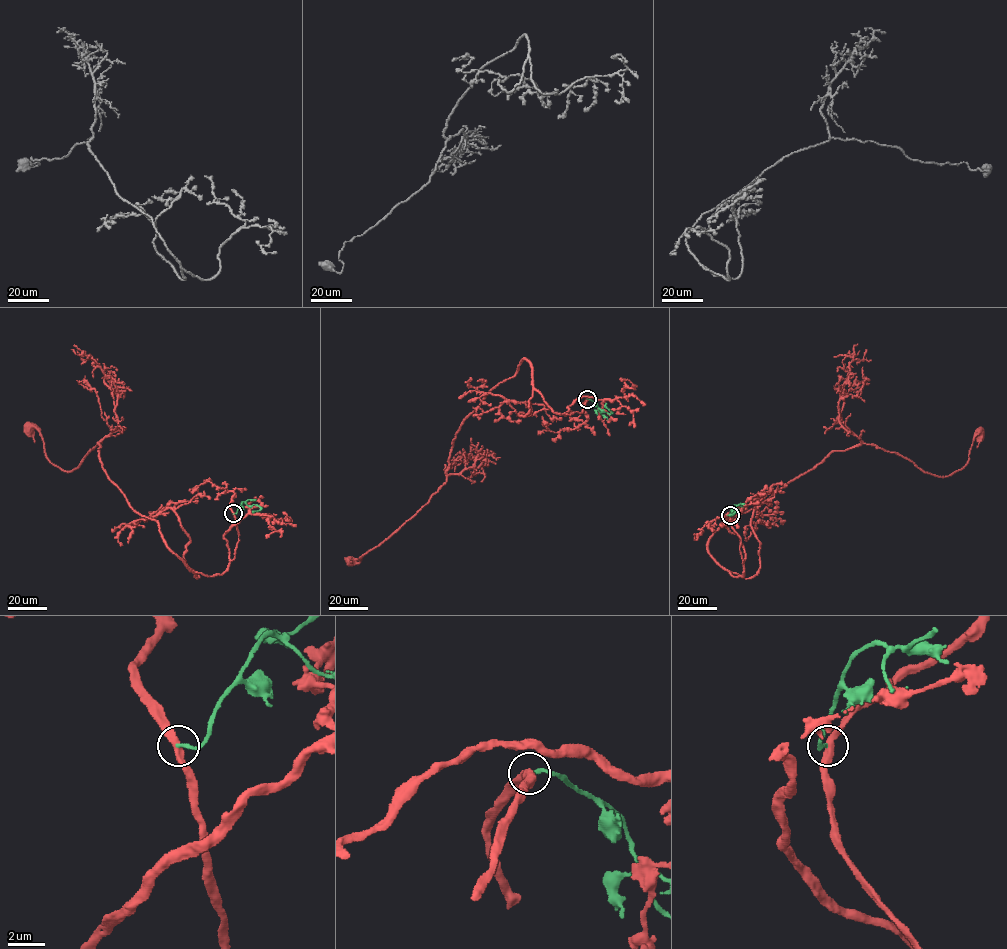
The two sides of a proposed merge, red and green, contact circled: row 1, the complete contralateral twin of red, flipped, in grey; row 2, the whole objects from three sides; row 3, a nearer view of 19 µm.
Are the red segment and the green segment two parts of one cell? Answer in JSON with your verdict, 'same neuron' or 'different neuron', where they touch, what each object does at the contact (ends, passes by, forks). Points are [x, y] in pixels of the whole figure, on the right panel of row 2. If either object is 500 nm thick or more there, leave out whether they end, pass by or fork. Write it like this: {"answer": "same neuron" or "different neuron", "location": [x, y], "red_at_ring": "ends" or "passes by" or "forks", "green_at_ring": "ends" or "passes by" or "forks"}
{"answer": "different neuron", "location": [730, 515], "red_at_ring": "passes by", "green_at_ring": "ends"}

